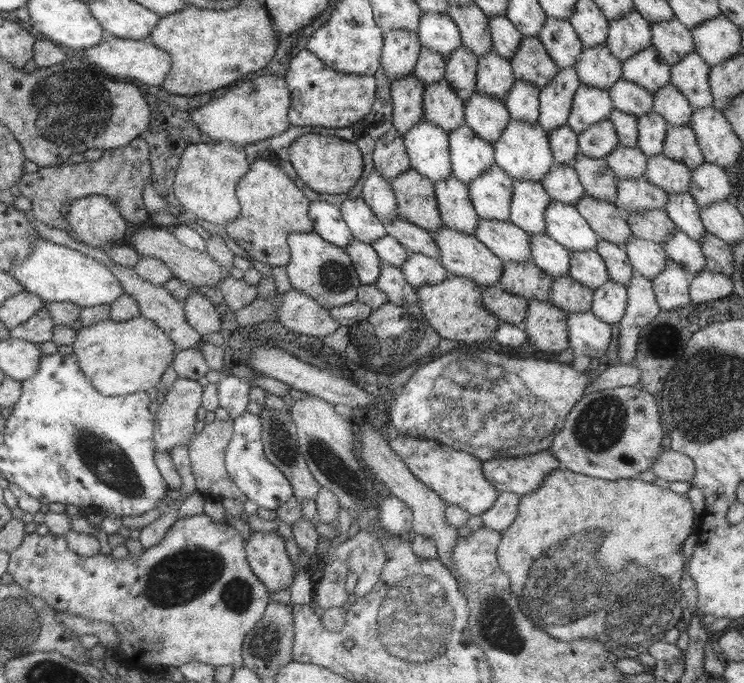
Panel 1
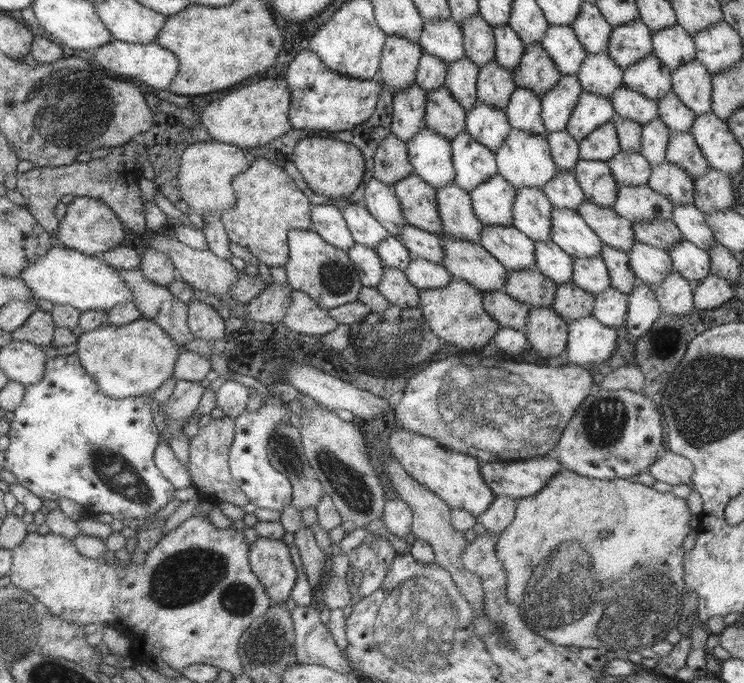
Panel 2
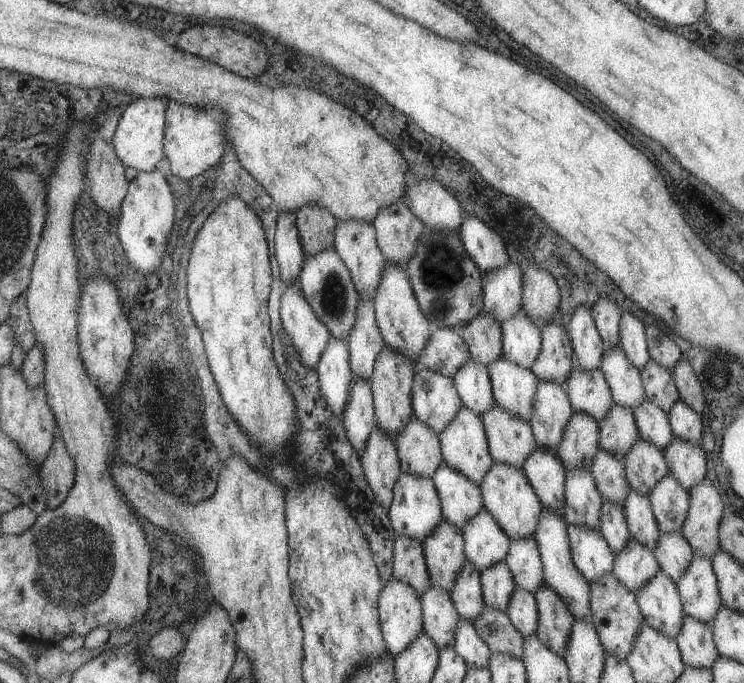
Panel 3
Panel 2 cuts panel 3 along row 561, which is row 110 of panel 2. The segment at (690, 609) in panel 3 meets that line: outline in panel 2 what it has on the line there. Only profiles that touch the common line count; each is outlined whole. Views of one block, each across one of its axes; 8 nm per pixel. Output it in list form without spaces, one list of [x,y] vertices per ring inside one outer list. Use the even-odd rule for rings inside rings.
[[[699,59],[679,65],[671,72],[671,92],[696,116],[710,111],[711,74]]]

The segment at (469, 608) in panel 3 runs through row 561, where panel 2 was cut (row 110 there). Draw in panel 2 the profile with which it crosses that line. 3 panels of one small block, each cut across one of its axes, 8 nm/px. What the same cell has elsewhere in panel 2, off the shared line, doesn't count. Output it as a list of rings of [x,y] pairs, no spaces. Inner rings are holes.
[[[467,57],[459,58],[447,65],[447,74],[443,86],[457,100],[457,103],[466,111],[476,102],[476,78],[478,66]]]

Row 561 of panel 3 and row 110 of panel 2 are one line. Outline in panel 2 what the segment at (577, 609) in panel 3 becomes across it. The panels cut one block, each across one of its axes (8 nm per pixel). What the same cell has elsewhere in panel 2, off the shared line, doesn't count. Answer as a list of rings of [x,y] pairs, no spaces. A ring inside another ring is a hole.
[[[560,75],[555,85],[540,97],[540,120],[546,133],[566,129],[568,118],[582,92],[577,75]]]

